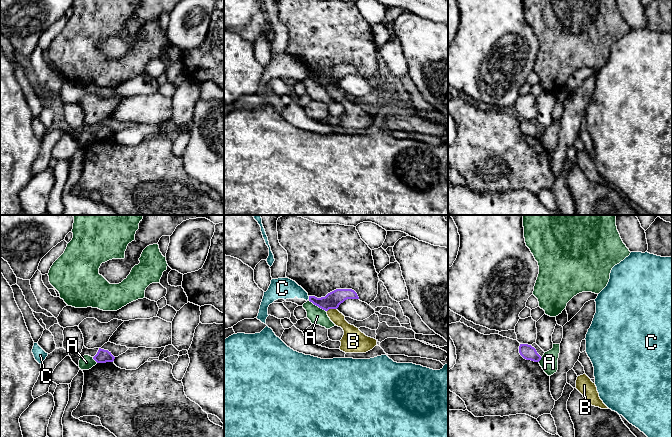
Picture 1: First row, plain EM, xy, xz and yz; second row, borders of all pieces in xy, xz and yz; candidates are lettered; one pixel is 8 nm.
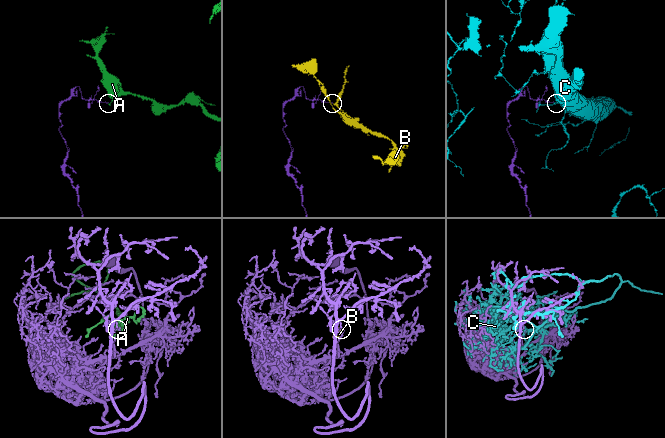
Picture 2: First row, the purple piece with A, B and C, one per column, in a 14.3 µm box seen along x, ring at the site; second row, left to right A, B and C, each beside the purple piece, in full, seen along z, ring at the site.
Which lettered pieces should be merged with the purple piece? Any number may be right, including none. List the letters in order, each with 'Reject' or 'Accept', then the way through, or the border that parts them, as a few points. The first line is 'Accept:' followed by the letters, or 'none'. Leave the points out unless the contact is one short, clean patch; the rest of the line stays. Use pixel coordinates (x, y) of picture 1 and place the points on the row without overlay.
Accept: none
A: Reject. Boundary: xz (308, 76), (325, 87)
B: Reject. Boundary: xz (336, 84), (330, 84), (326, 87)
C: Reject

